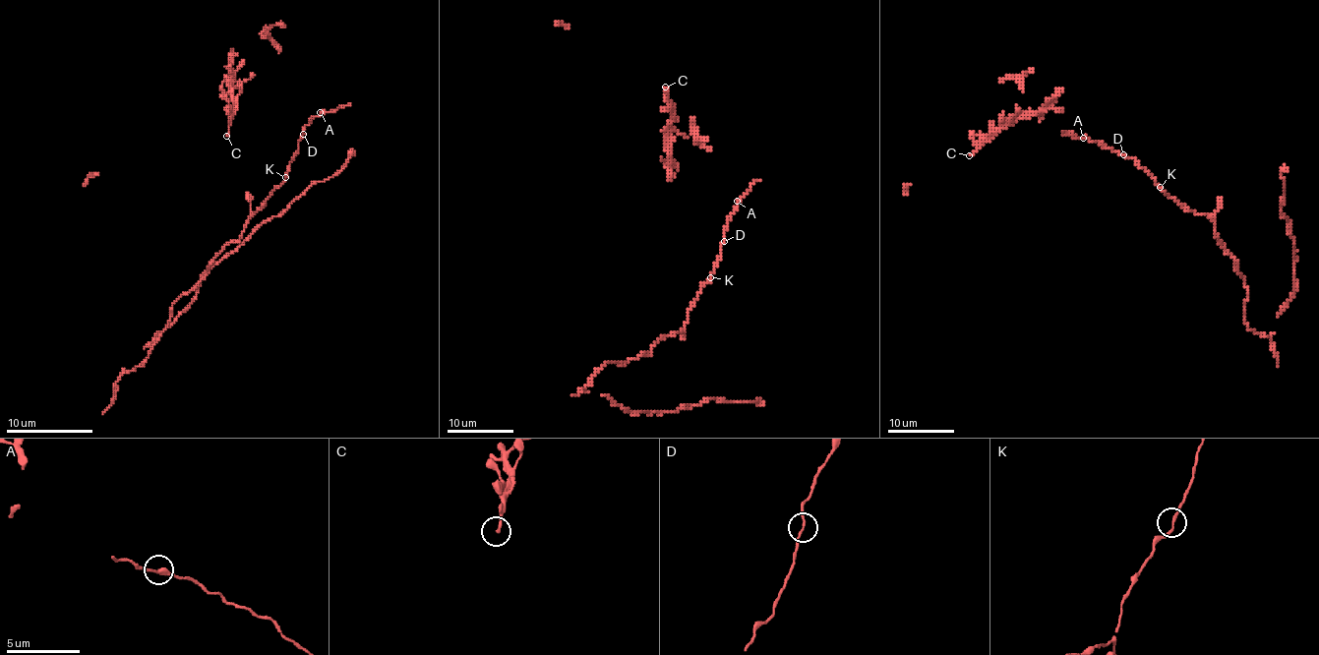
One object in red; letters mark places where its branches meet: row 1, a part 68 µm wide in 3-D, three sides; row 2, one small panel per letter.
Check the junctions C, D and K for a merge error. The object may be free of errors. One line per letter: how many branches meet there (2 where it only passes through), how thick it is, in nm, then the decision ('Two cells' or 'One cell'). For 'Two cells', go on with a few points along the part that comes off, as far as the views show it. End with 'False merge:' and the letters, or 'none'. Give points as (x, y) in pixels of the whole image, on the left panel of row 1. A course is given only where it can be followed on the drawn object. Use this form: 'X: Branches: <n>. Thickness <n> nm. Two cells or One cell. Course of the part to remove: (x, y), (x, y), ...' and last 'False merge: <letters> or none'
C: Branches: 1. Thickness 180 nm. One cell
D: Branches: 2. Thickness 140 nm. One cell
K: Branches: 2. Thickness 150 nm. One cell
False merge: none

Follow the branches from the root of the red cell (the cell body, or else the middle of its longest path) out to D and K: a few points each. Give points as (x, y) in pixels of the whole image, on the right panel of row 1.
D: (1196, 213), (1184, 208), (1133, 158), (1123, 153)
K: (1196, 213), (1184, 208), (1160, 187)

